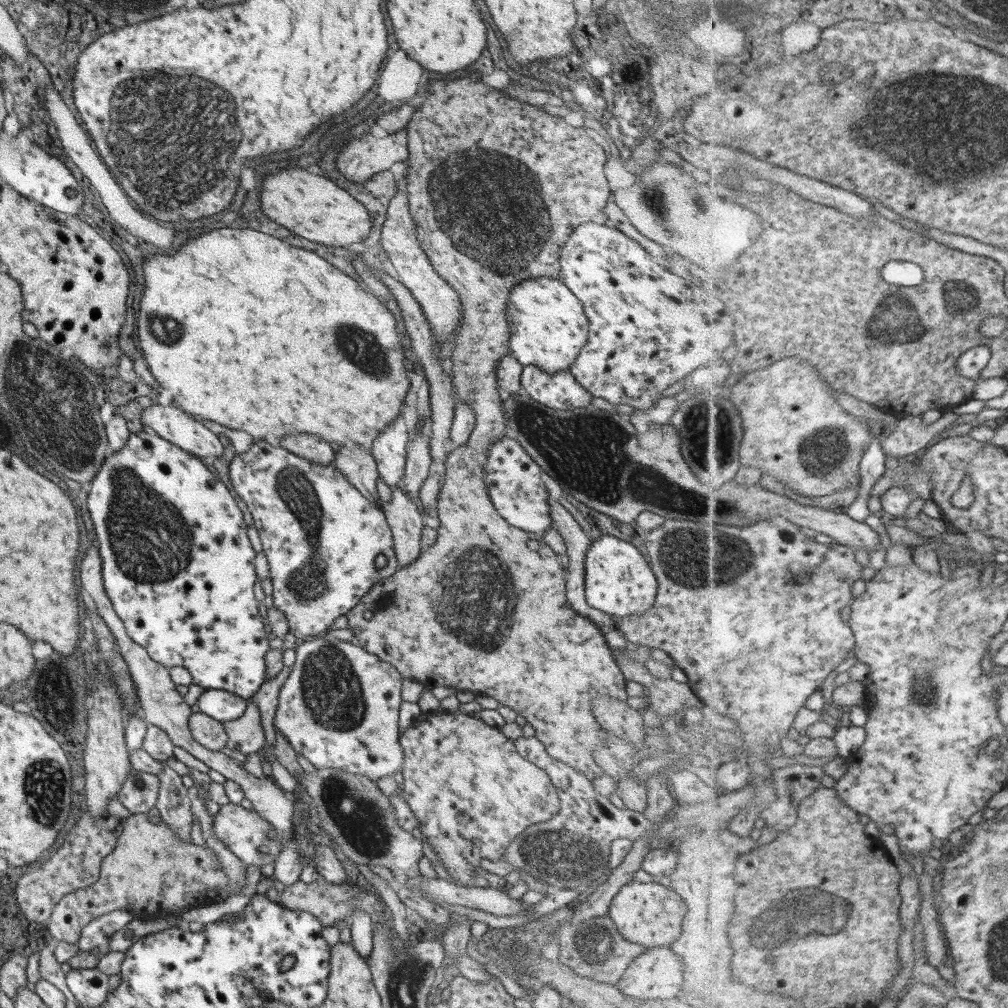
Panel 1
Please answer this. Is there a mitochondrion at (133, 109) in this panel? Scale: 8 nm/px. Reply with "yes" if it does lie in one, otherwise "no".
yes

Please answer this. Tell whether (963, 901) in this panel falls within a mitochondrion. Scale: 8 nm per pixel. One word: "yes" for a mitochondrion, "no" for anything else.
no

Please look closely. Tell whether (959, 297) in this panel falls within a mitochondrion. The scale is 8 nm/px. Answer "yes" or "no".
yes

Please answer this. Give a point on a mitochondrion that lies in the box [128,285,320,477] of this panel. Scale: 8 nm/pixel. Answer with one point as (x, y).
(168, 330)

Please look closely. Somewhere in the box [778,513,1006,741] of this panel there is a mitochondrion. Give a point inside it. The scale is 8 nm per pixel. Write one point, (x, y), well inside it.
(924, 688)

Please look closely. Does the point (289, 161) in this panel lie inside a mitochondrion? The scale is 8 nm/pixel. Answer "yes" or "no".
no

